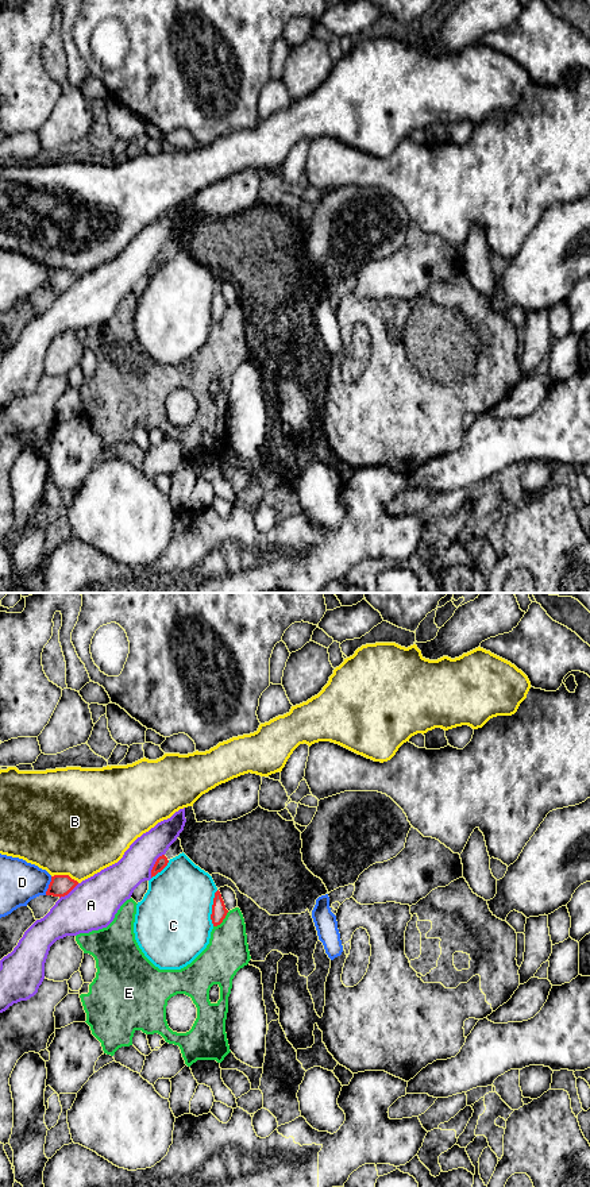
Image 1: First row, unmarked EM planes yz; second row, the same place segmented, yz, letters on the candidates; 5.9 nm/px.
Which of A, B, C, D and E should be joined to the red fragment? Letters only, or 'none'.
none

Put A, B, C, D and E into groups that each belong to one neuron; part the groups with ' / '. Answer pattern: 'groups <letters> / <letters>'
groups A / B / C / D / E

